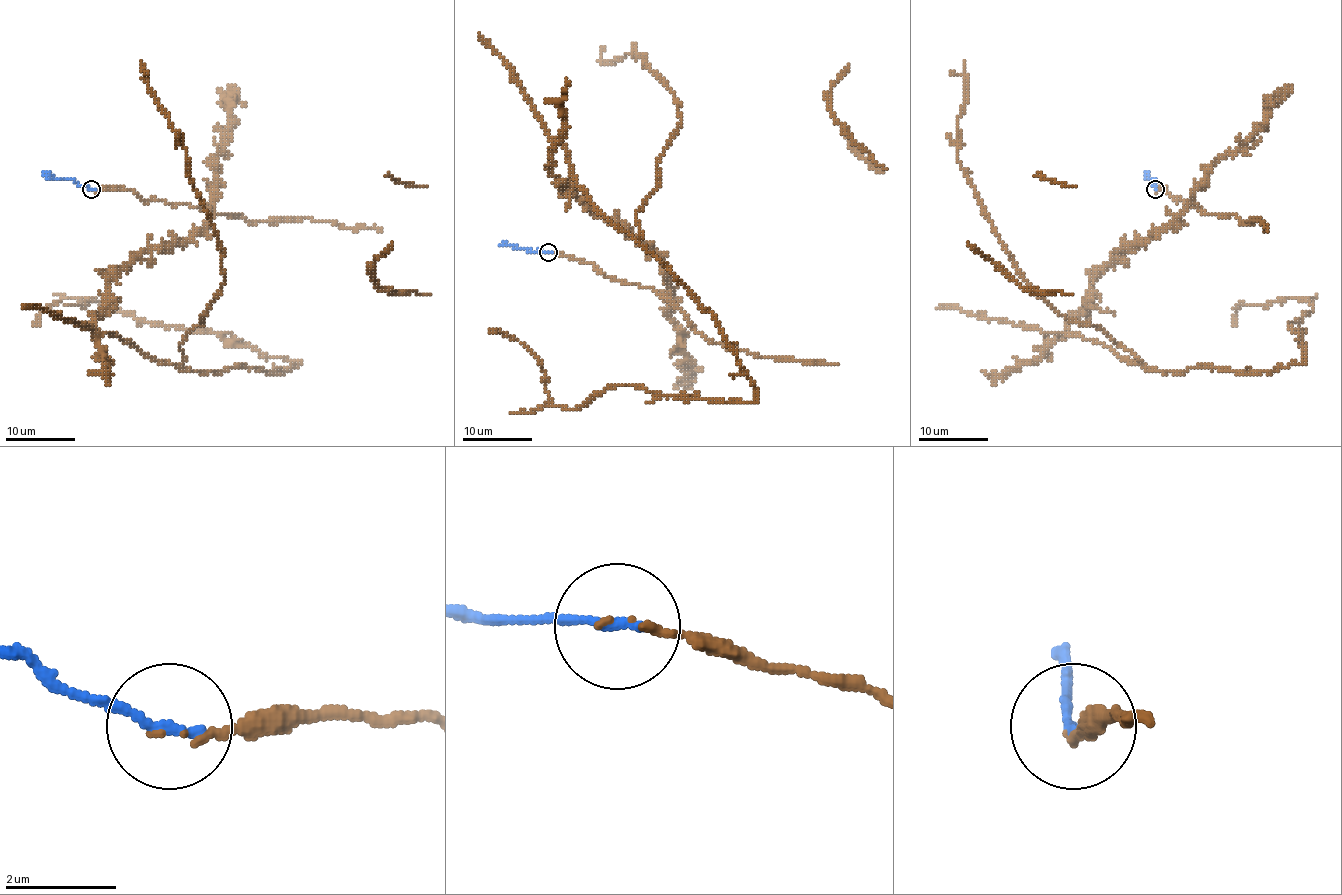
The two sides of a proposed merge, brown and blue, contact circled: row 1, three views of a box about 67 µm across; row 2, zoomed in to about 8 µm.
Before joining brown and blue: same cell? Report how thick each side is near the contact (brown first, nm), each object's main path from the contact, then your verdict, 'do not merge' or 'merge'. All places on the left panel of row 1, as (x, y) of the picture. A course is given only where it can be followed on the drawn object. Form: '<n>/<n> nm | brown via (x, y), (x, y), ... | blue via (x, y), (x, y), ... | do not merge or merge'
120/200 nm | brown via (91, 190), (213, 202), (108, 283), (96, 338), (199, 372), (300, 363), (89, 298), (33, 324) | blue via (91, 189), (77, 185), (72, 180), (49, 178), (44, 173) | merge

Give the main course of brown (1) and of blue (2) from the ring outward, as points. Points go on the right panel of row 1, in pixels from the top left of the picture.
1: (1155, 190), (1198, 209), (1041, 333), (1272, 372), (1305, 365), (1289, 326), (1313, 307), (1233, 324)
2: (1155, 189), (1148, 173)

